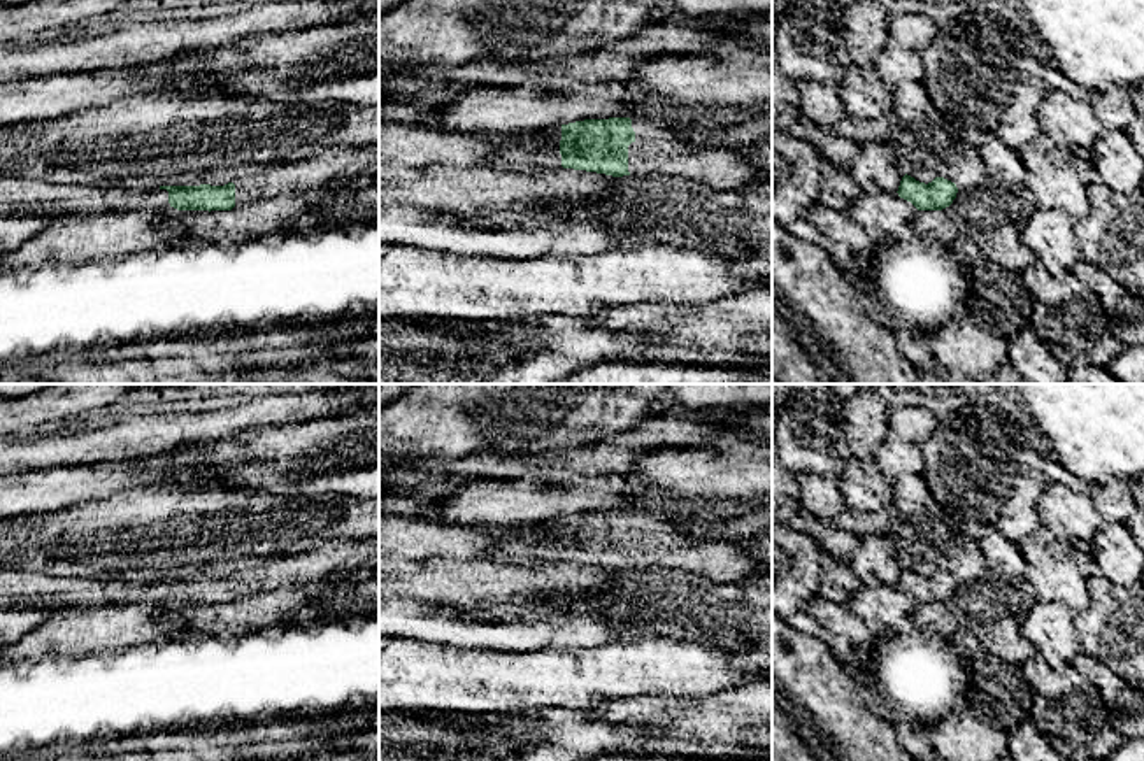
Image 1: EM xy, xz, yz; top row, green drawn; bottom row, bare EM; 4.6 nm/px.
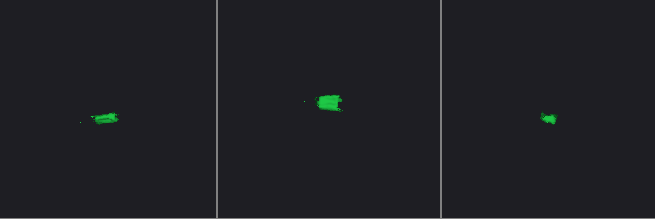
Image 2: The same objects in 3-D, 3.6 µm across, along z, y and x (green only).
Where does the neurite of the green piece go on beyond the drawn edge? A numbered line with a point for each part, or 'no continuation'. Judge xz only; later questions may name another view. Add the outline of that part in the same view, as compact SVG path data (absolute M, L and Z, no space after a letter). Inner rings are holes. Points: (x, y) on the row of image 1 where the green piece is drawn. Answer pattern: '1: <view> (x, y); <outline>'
1: xz (657, 151); M628 117L635 132L635 140L628 146L630 175L679 175L711 189L737 189L763 181L747 147L728 149L681 142L660 121Z

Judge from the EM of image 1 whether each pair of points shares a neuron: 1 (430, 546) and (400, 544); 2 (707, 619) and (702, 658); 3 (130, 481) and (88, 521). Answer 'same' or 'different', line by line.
1: different
2: different
3: different

